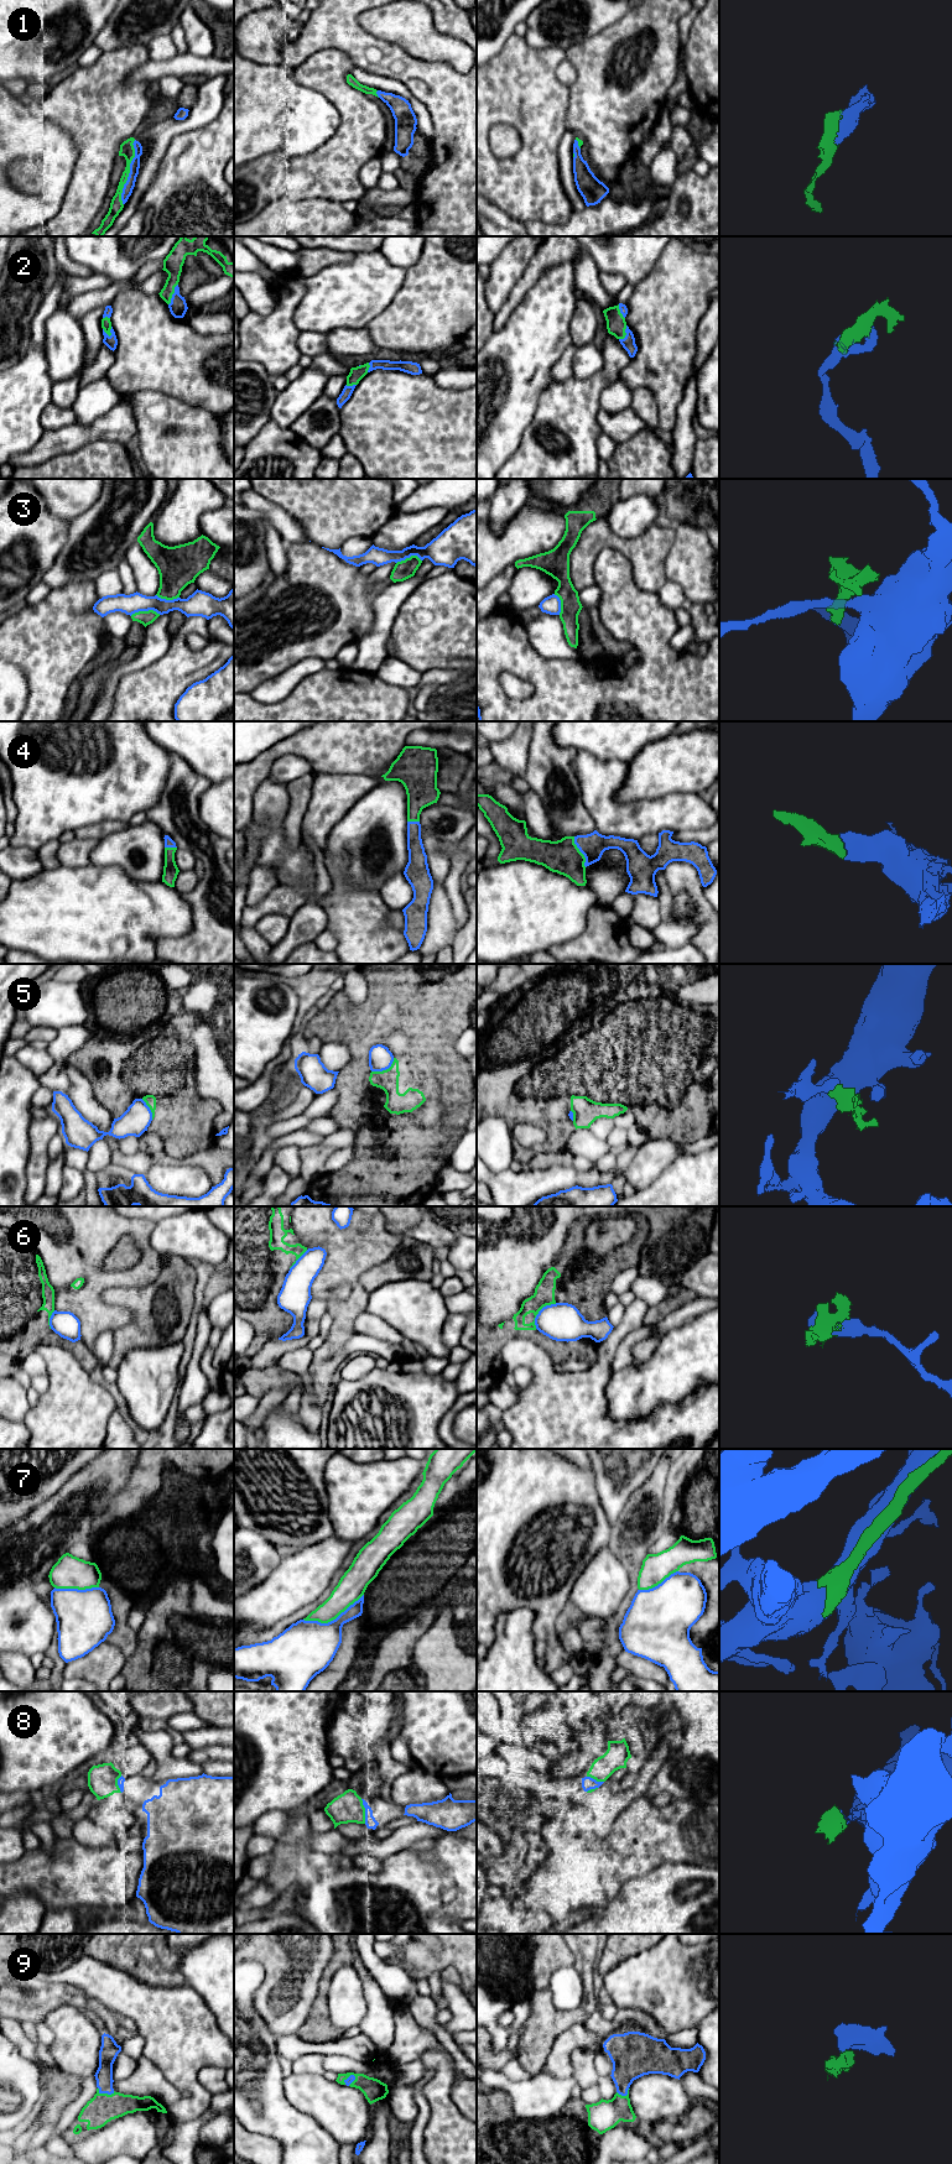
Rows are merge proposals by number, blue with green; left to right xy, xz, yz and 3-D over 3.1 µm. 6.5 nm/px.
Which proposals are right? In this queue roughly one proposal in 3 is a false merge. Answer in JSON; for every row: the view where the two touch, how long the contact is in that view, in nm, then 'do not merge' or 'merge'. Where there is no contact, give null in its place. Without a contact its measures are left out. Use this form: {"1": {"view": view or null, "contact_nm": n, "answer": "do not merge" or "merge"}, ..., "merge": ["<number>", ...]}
{"1": {"view": "xy", "contact_nm": 440, "answer": "merge"}, "2": {"view": "xy", "contact_nm": 160, "answer": "merge"}, "3": {"view": "xy", "contact_nm": 200, "answer": "do not merge"}, "4": {"view": "yz", "contact_nm": 220, "answer": "merge"}, "5": {"view": "xz", "contact_nm": 180, "answer": "do not merge"}, "6": {"view": "yz", "contact_nm": 220, "answer": "do not merge"}, "7": {"view": "xz", "contact_nm": 420, "answer": "do not merge"}, "8": {"view": "xz", "contact_nm": 160, "answer": "merge"}, "9": {"view": "xy", "contact_nm": 120, "answer": "merge"}, "merge": ["1", "2", "4", "8", "9"]}

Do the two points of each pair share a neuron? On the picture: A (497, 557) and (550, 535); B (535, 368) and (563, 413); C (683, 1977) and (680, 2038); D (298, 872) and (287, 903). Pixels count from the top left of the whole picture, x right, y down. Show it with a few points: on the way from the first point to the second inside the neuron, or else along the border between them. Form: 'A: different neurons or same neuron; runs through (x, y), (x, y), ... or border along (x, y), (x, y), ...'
A: same neuron; runs through (510, 546), (526, 535), (536, 535)
B: different neurons; border along (553, 380), (540, 394), (535, 413)
C: different neurons; border along (697, 2026), (669, 2034)
D: different neurons; border along (279, 882), (302, 886), (306, 890), (307, 901)

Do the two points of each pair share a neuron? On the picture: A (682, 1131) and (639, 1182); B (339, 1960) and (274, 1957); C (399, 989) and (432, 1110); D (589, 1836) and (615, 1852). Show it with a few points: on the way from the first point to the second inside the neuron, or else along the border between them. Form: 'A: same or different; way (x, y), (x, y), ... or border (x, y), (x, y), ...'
A: different; border (667, 1133), (686, 1142)
B: different; border (334, 1946), (331, 1961), (324, 1970), (318, 1987)
C: different; border (404, 1111), (438, 1099), (450, 1114)
D: different; border (605, 1839), (599, 1852)

